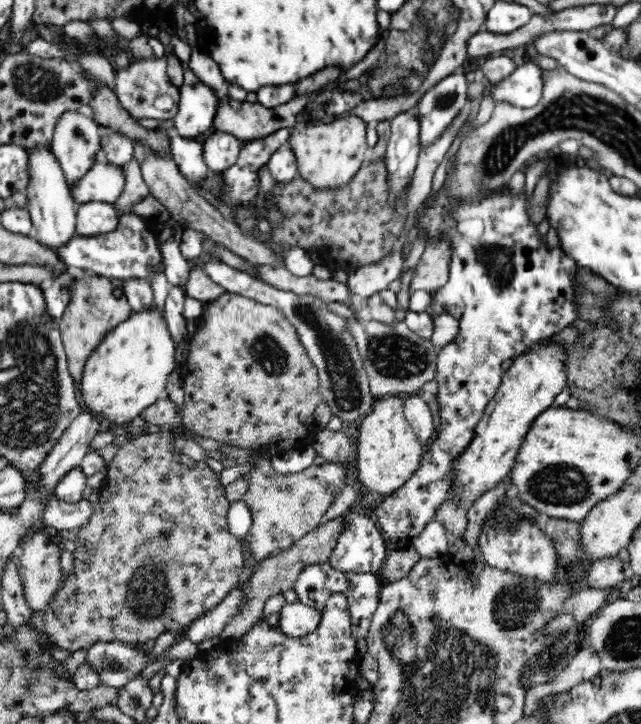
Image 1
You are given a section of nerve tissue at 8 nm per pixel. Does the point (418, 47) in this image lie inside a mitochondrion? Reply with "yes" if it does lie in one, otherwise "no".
yes

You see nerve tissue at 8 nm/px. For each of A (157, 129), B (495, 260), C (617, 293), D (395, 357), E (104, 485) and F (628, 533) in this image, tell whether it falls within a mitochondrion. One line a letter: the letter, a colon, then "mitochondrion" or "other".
A: other
B: mitochondrion
C: other
D: mitochondrion
E: other
F: other

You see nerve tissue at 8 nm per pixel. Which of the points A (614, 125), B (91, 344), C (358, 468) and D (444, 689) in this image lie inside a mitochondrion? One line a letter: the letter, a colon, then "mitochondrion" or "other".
A: mitochondrion
B: other
C: other
D: mitochondrion

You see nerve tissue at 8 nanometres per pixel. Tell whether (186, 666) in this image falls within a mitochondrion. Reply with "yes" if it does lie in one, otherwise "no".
no

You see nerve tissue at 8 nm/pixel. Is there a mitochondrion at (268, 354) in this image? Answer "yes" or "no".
yes

